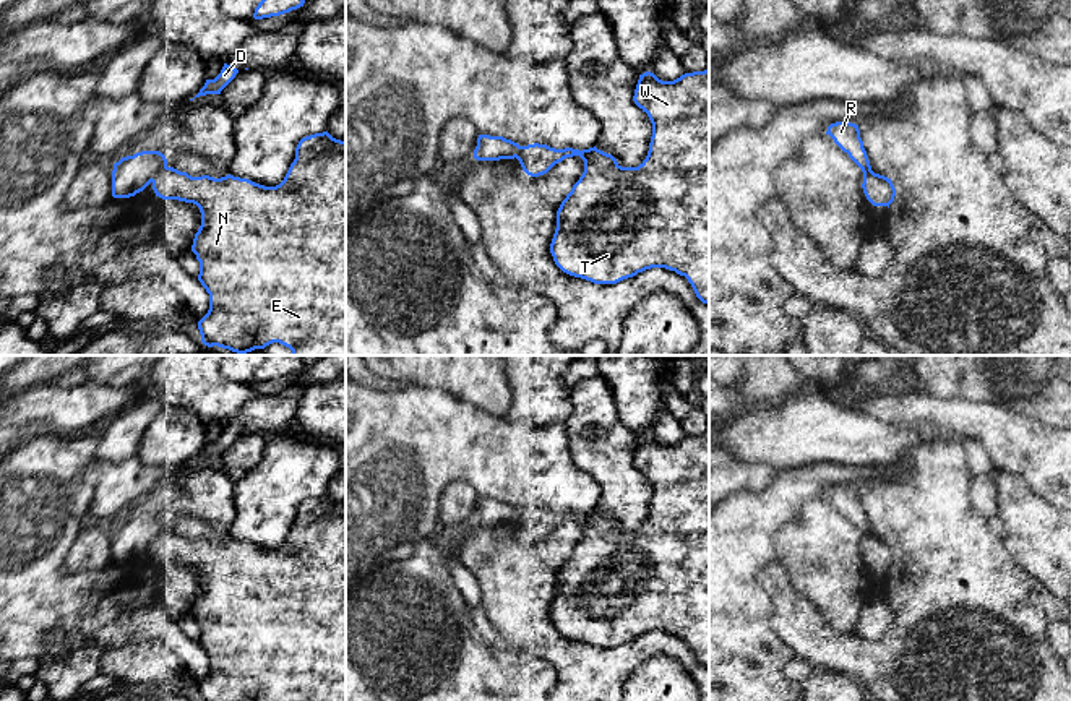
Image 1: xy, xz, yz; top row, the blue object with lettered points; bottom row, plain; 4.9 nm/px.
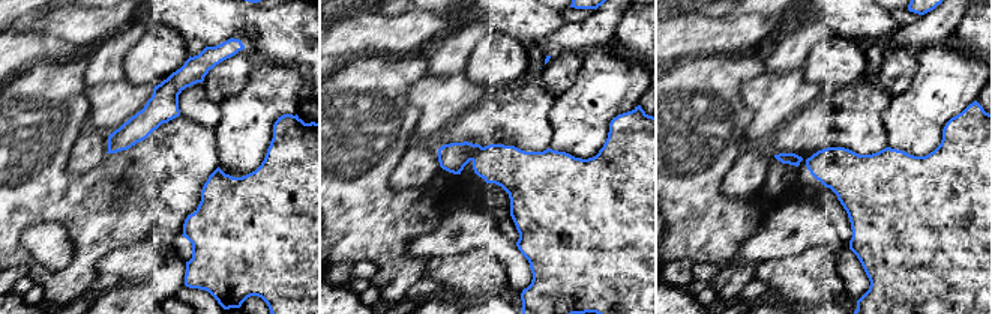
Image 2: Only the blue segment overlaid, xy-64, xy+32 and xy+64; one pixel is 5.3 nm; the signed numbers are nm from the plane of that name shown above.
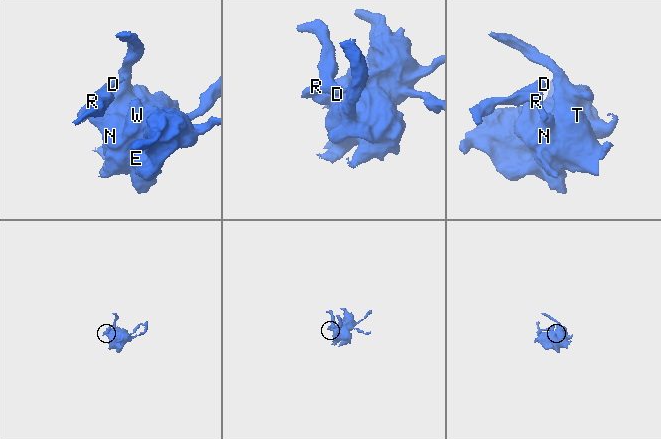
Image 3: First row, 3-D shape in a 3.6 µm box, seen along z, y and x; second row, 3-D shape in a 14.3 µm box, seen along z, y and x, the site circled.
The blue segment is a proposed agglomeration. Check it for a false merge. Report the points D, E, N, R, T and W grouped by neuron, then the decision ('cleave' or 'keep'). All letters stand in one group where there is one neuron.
D R / E N T W; cleave

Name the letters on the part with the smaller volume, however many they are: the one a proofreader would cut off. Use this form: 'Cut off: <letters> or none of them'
Cut off: D, R

